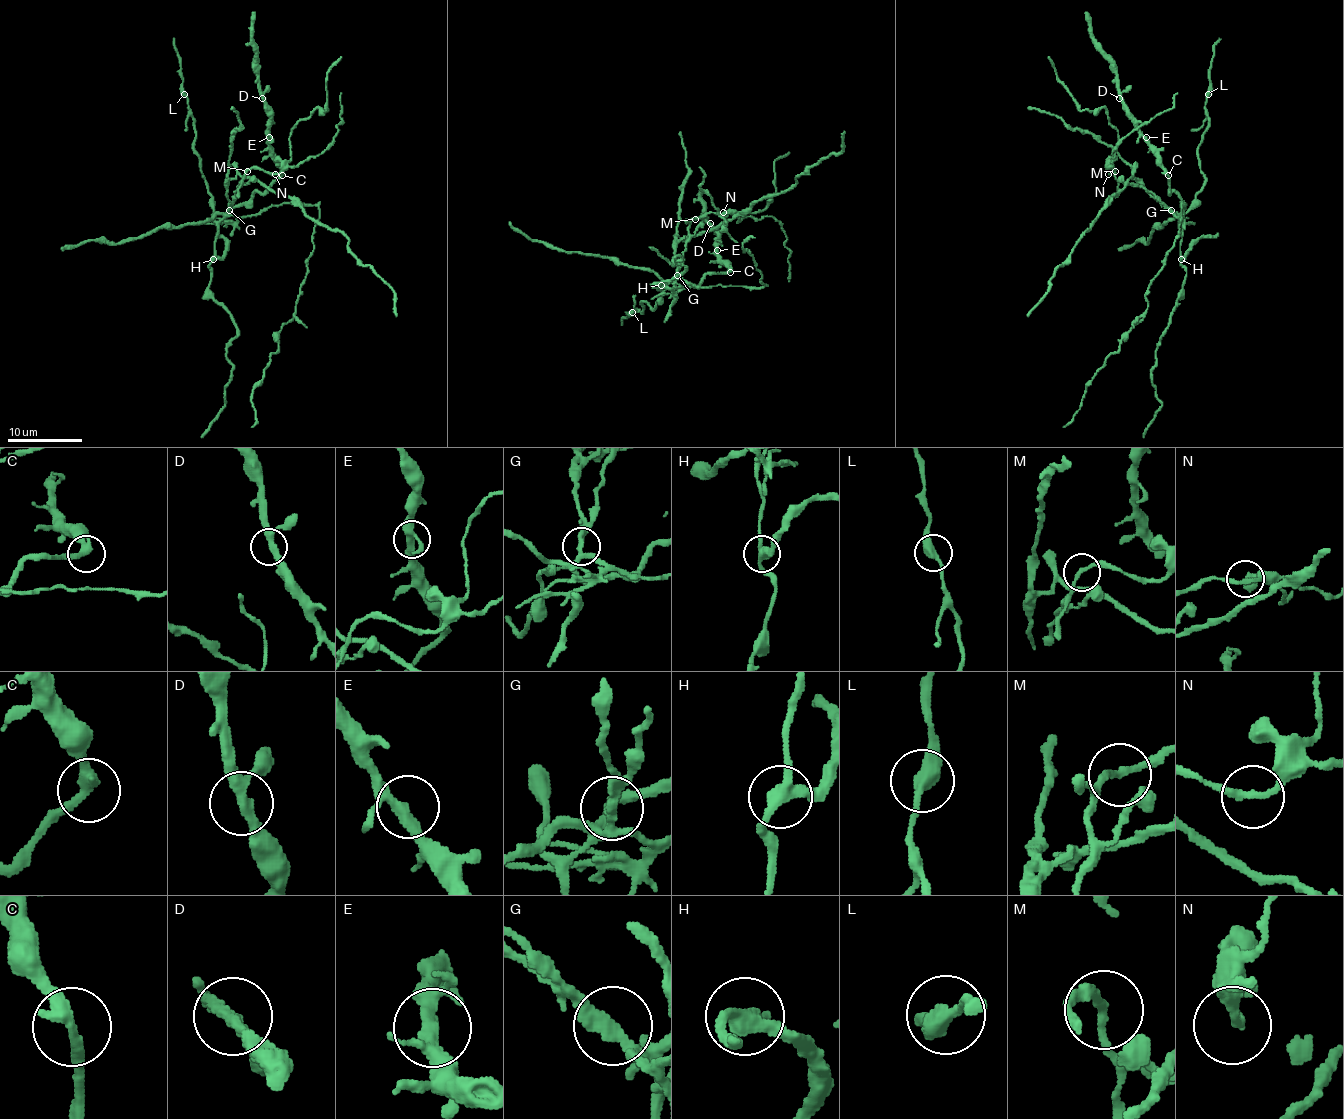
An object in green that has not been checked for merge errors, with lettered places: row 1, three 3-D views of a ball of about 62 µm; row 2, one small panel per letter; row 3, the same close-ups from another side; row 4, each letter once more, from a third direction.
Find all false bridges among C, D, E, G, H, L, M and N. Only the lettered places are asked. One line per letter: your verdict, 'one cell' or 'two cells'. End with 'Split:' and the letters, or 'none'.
C: two cells
D: one cell
E: one cell
G: two cells
H: two cells
L: one cell
M: one cell
N: one cell
Split: C, G, H

